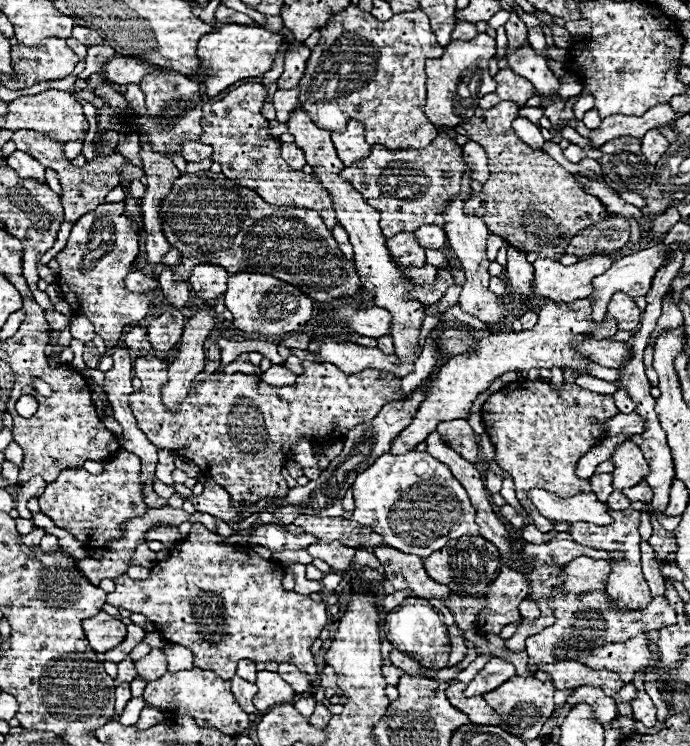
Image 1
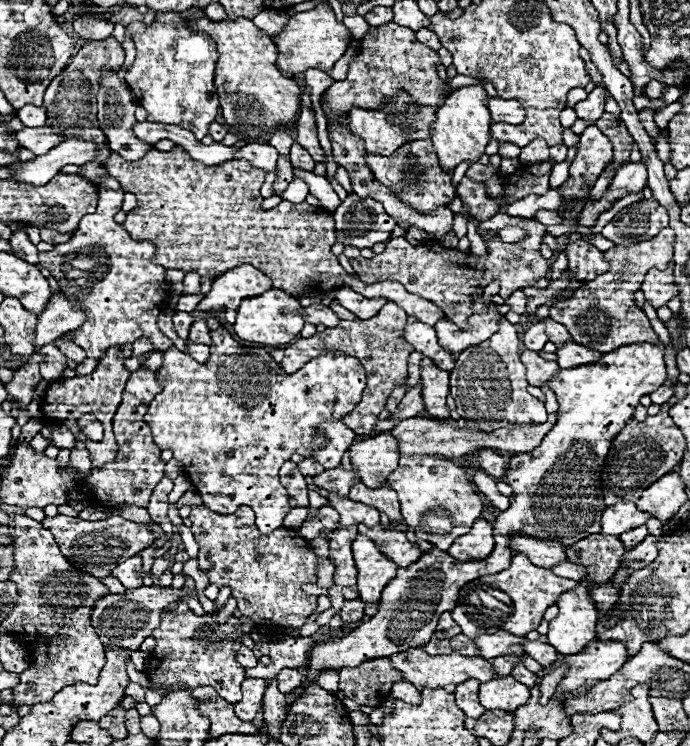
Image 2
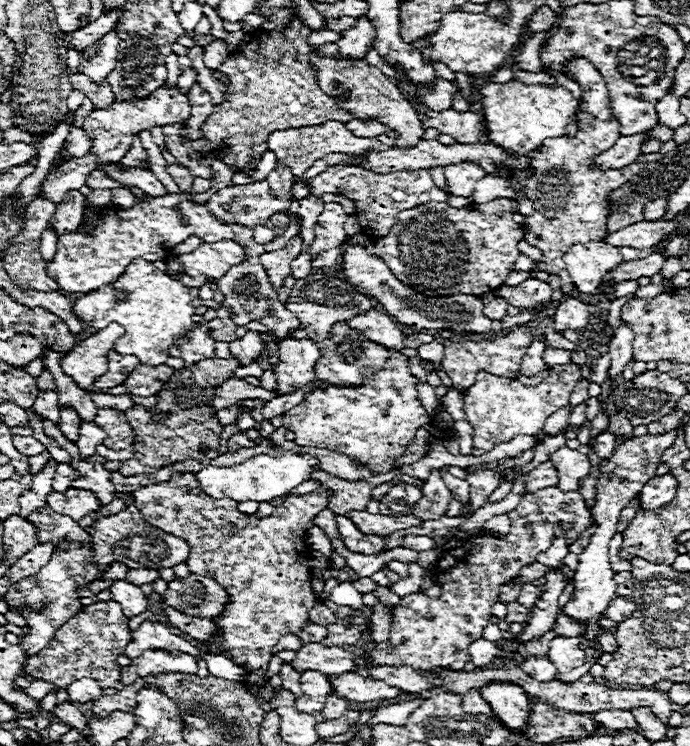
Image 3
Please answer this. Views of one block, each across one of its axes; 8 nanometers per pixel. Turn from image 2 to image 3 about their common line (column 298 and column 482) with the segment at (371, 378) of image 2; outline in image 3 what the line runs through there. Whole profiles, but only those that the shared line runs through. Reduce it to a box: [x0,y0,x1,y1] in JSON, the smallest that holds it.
[442,324,532,392]

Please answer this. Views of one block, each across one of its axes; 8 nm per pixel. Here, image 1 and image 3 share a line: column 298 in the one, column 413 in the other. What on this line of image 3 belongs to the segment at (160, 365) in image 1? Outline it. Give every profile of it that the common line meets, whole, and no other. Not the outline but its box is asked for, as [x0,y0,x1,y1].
[282,352,428,472]

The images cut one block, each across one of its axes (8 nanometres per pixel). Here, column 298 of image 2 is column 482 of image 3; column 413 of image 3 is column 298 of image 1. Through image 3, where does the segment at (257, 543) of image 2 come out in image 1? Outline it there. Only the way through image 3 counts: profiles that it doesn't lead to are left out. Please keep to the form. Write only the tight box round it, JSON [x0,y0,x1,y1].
[106,524,328,680]

